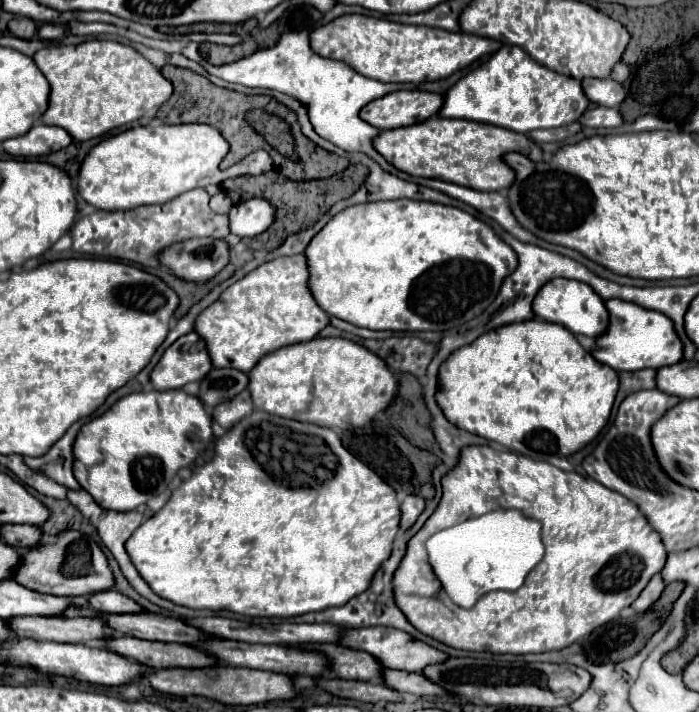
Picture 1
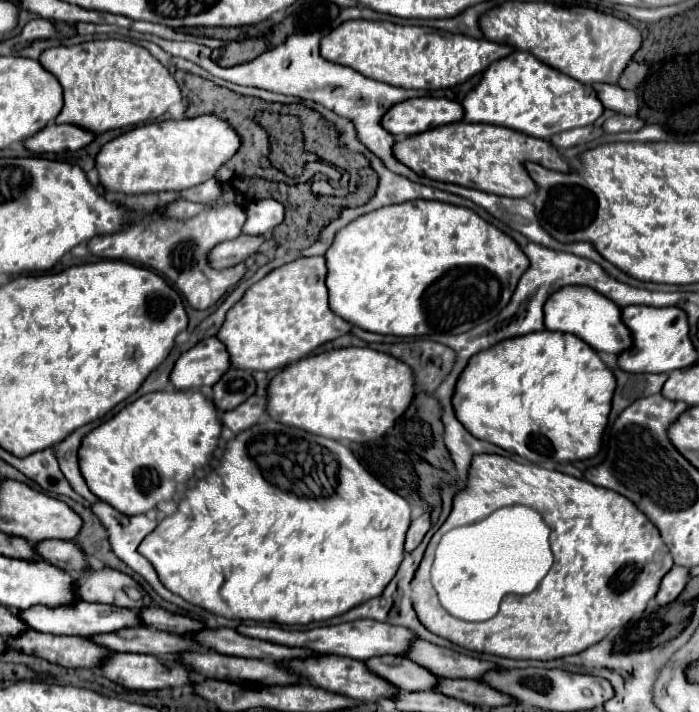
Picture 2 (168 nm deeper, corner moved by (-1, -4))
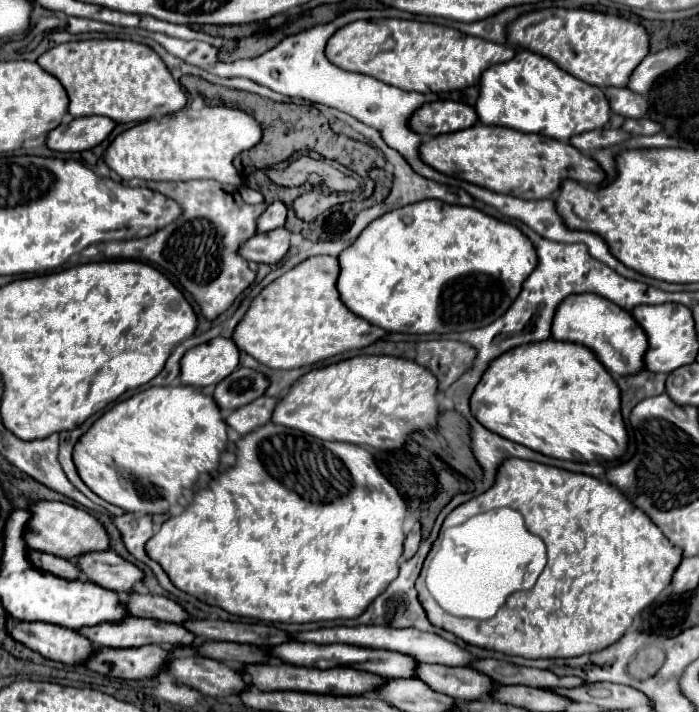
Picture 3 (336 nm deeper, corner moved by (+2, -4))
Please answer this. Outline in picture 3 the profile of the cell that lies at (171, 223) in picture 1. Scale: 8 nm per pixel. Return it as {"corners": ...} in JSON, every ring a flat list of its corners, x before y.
{"corners":[[188,180,188,182,144,182,148,188,166,194,168,198,172,198,174,202,180,204,182,214,176,222,168,224,166,228,158,230,152,236,146,238,138,238,138,240,126,240,126,242,102,242,98,248,100,252,110,258,110,260,148,260,160,268,164,268,164,272,168,276,174,276,200,304,202,314,208,320,214,320,216,316,220,316,222,312,226,312,234,300,256,280,256,274,248,268,248,260,244,260,238,250,244,244,244,240,252,238,258,230,256,230,256,222,260,218,260,214,266,210,266,204,246,204,240,198,238,188,228,188,216,180]]}

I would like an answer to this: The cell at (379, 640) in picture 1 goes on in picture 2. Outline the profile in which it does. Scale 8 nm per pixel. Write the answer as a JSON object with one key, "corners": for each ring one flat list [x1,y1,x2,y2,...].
{"corners":[[413,640,411,648,401,656,425,666,433,676,439,678,475,678,475,674,483,674,483,670,491,670,493,666,491,662,441,648,425,640]]}

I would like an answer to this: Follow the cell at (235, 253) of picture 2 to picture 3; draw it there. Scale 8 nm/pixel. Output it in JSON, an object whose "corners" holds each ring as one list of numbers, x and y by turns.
{"corners":[[278,228,266,234,256,234,242,248,240,254,246,260,258,264,278,264,290,248,290,232,286,228]]}

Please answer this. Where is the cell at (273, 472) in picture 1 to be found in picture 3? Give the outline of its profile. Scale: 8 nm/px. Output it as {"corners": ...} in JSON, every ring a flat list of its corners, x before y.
{"corners":[[268,422,266,426,260,426,260,430,254,430,252,434,244,436,236,446,238,446,238,460,234,468,214,478,210,488,200,490,194,496,194,502,186,506,180,516,168,518,164,522,162,528,148,540,146,546,148,554,152,554,152,558,156,558,156,562,166,570,176,588,200,598,210,606,220,606,230,614,254,618,260,622,286,622,286,624,360,616,368,608,368,604,376,596,380,596,380,592,398,574,398,560,402,556,402,542,404,542,402,526,406,520,406,504,398,494,396,486,380,472,374,454,366,448,348,442,324,442,320,438,308,436,300,430,286,428,274,422]]}

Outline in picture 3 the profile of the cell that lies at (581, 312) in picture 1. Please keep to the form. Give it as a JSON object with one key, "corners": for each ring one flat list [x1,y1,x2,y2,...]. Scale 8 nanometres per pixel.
{"corners":[[574,294,572,298,566,298,560,304,560,310,556,310,552,338,590,348,614,376,634,376,644,370,644,354,648,350,646,332,630,312,596,294]]}

